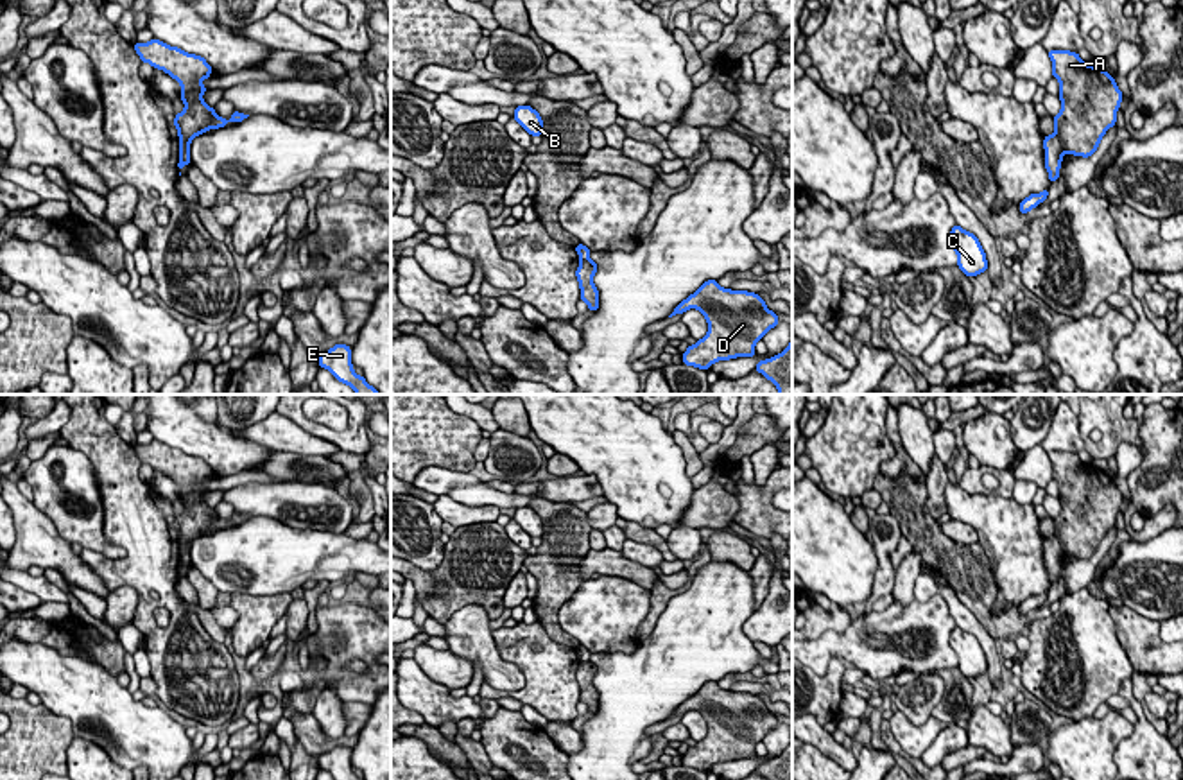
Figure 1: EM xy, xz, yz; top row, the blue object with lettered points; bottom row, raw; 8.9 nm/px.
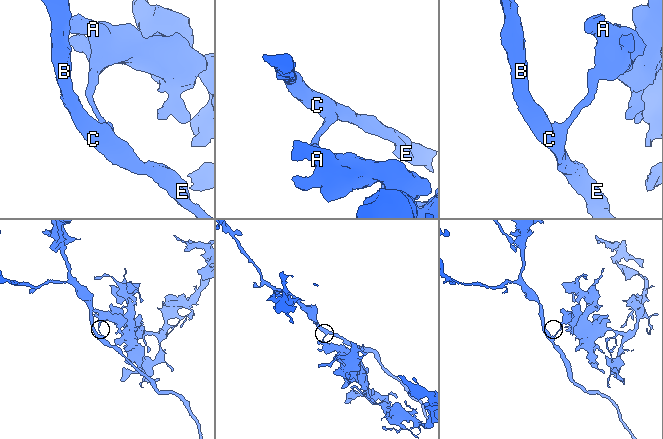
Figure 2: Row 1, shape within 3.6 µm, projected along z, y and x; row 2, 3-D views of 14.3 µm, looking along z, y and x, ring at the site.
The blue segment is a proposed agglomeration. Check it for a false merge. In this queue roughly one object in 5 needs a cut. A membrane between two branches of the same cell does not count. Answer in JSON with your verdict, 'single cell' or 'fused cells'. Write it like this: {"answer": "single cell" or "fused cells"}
{"answer": "fused cells"}

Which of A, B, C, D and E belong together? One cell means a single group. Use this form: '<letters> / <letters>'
A D / B C E

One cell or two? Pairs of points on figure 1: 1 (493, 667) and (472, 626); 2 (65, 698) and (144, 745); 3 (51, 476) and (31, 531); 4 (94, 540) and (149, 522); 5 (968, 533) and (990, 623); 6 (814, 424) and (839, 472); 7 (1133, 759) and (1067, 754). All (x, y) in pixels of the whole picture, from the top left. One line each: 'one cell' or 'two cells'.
1: one cell
2: one cell
3: two cells
4: two cells
5: two cells
6: two cells
7: two cells

